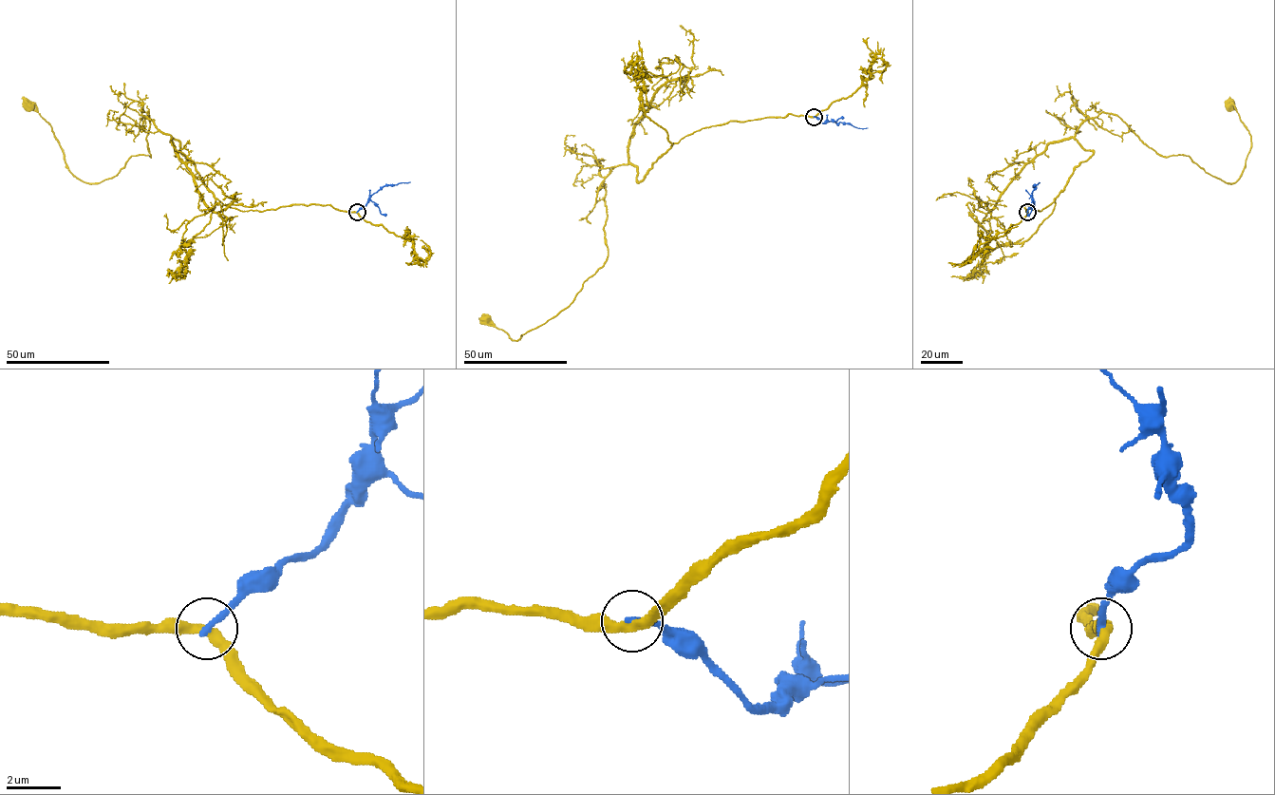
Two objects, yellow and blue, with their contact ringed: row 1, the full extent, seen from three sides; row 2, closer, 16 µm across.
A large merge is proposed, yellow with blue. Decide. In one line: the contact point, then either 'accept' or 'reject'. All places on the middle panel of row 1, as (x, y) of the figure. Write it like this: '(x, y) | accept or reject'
(814, 117) | reject

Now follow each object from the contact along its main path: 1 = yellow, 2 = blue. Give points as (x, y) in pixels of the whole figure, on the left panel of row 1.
1: (357, 212), (228, 207), (148, 112), (150, 157), (132, 155), (115, 176), (85, 182), (28, 104)
2: (357, 212), (384, 186), (410, 182)

